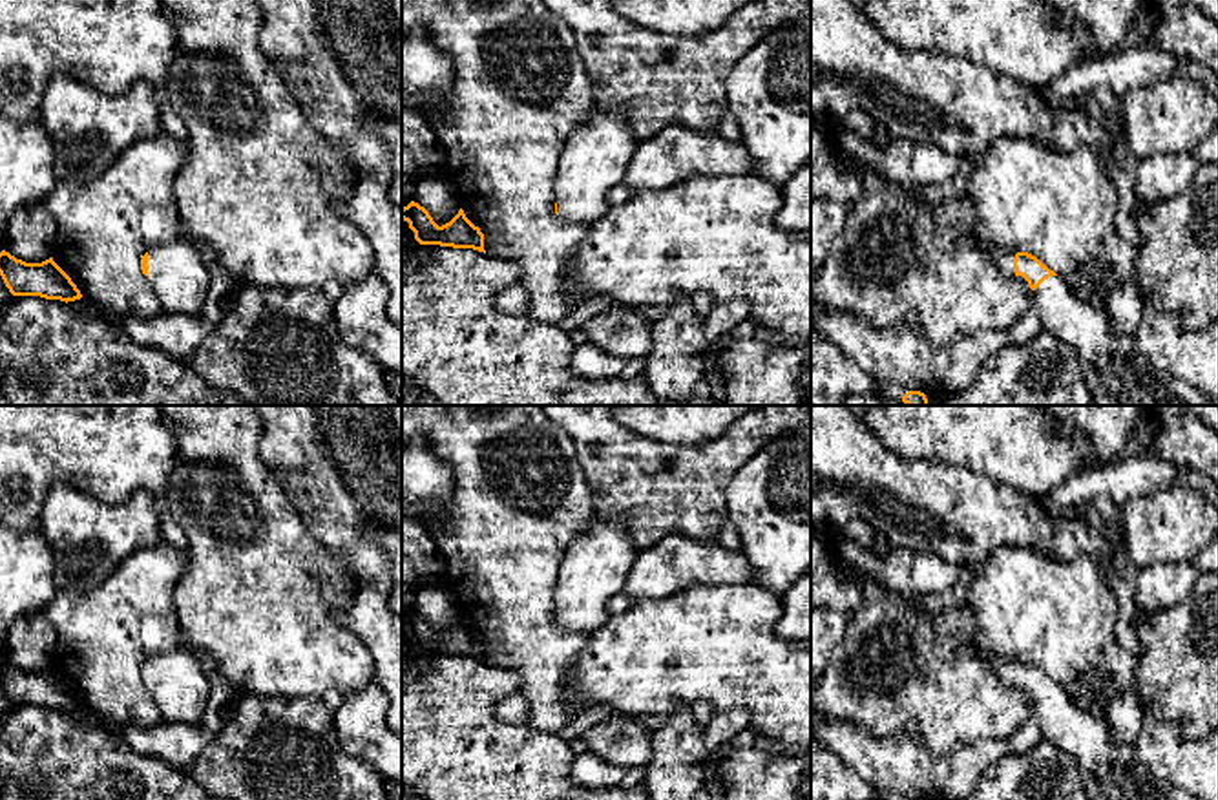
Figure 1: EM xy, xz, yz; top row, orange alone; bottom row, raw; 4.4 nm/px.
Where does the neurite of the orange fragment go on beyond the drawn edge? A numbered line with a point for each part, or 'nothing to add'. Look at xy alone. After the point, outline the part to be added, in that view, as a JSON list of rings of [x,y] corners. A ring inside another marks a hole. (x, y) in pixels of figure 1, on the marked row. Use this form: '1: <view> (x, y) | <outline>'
1: xy (178, 274) | [[[183,236],[148,250],[146,279],[164,312],[197,314],[210,290],[208,267]]]

